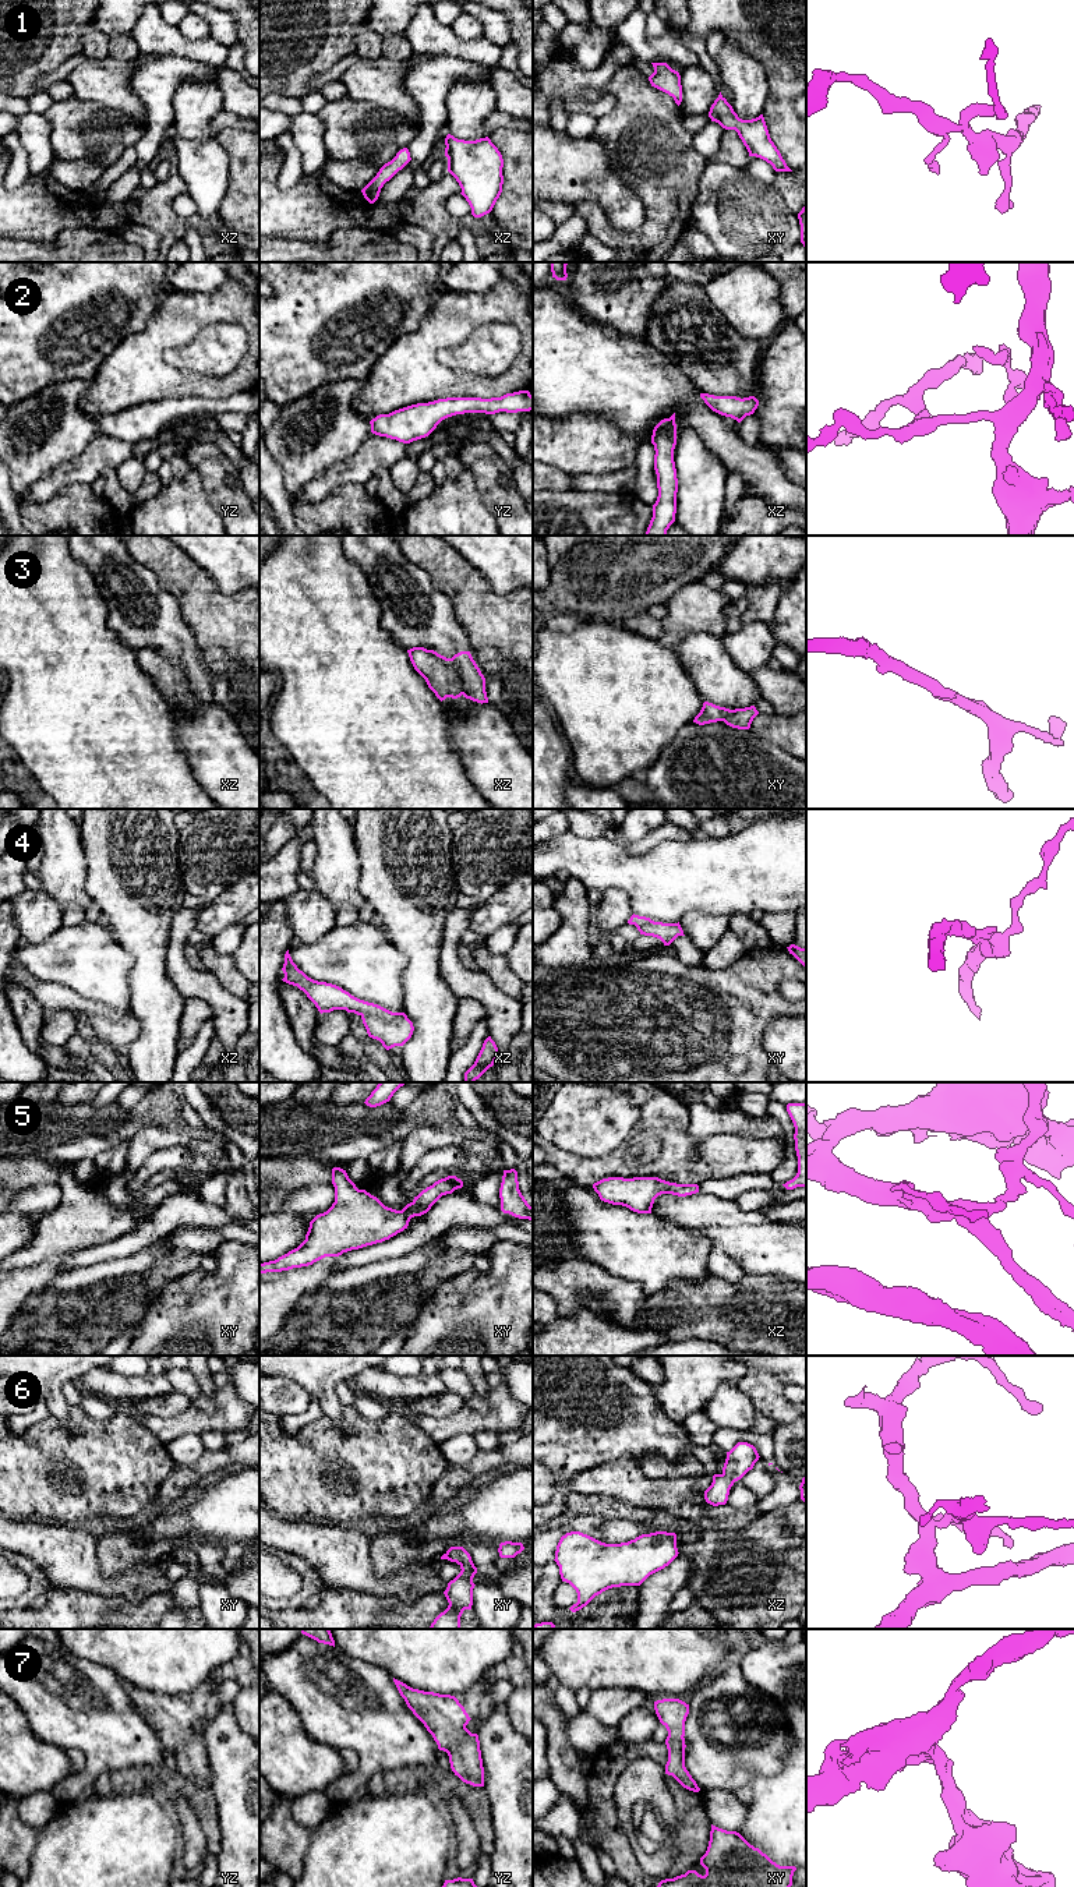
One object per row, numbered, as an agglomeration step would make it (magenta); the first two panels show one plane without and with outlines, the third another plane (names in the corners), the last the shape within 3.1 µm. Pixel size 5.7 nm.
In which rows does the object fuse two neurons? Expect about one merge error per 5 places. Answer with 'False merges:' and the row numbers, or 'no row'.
False merges: 3

